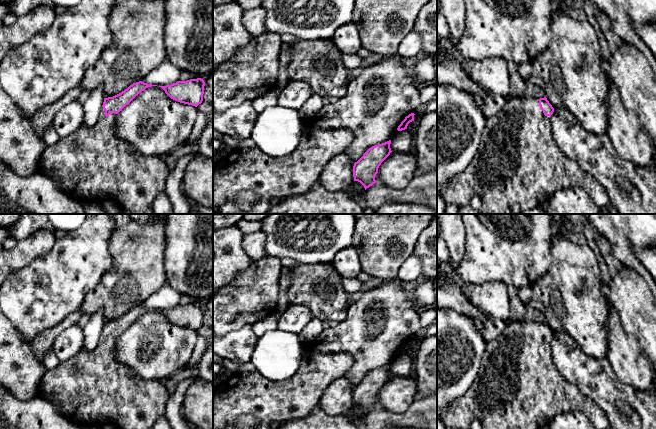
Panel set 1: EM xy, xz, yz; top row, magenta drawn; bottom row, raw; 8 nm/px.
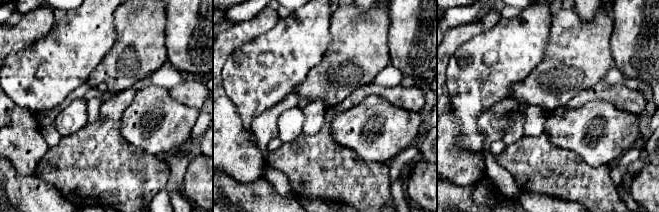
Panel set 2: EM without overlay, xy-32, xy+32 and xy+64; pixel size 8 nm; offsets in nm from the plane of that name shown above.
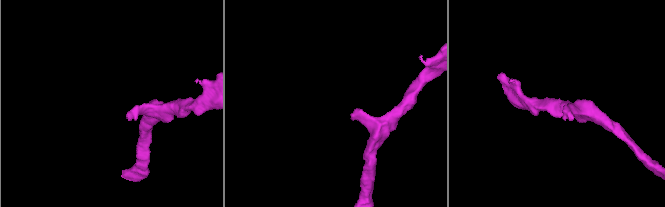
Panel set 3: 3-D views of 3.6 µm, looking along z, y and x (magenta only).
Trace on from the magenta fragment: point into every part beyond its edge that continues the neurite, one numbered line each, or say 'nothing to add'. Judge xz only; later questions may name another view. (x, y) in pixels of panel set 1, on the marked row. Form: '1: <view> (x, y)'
nothing to add

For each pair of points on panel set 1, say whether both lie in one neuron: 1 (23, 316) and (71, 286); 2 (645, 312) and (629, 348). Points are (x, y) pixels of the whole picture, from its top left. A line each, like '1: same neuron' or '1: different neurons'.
1: same neuron
2: different neurons

